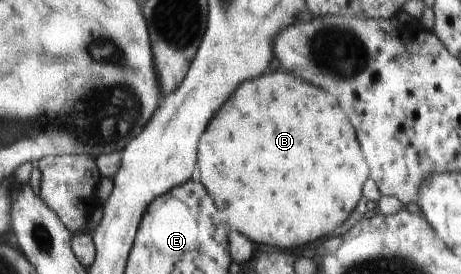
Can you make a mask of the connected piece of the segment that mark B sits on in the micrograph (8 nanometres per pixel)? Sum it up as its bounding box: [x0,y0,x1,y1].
[197,71,367,250]

